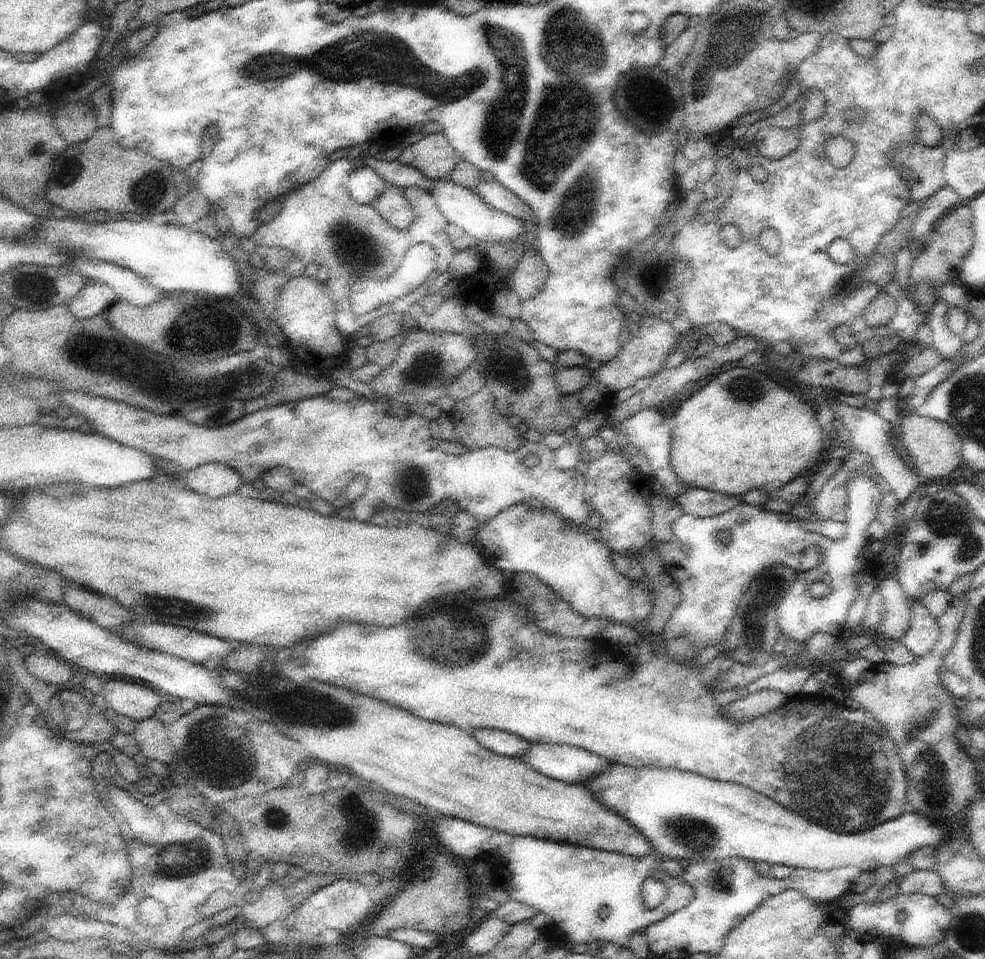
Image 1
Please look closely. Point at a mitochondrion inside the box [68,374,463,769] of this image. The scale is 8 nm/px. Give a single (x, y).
(318, 709)

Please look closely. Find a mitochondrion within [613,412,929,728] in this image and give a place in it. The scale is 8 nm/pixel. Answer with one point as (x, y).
(754, 619)

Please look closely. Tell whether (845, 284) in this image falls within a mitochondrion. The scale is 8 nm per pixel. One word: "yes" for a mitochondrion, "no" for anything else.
no

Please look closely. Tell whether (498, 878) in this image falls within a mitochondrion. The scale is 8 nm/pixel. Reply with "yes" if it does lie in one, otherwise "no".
no

